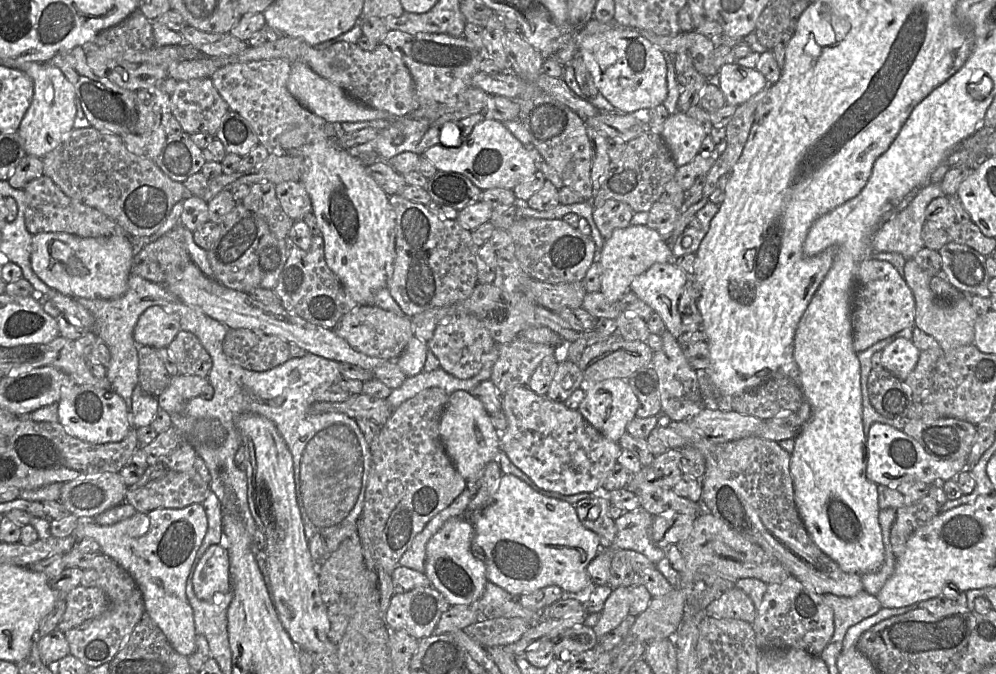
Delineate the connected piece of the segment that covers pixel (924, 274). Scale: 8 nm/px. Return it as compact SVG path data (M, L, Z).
M912 258L904 265L903 278L911 289L915 300L915 326L932 336L940 344L944 353L964 345L970 345L974 340L974 325L978 314L971 306L971 296L951 303L940 301L930 289L930 280L942 271L925 271Z

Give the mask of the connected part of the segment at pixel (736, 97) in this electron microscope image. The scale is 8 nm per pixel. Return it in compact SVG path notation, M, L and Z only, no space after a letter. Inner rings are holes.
M736 63L722 65L718 74L726 104L737 107L759 93L767 84L765 76L756 68Z

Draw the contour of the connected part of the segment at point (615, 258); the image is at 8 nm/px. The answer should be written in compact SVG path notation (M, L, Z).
M629 225L614 230L611 237L604 241L598 252L597 260L602 265L602 286L600 292L610 302L618 302L628 291L633 279L644 273L654 263L673 261L671 245L660 234L647 225Z

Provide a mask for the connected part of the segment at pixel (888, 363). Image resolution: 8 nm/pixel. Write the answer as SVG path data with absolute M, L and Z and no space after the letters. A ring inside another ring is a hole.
M904 337L892 341L881 353L883 368L903 381L913 371L919 359L918 348L912 340Z

